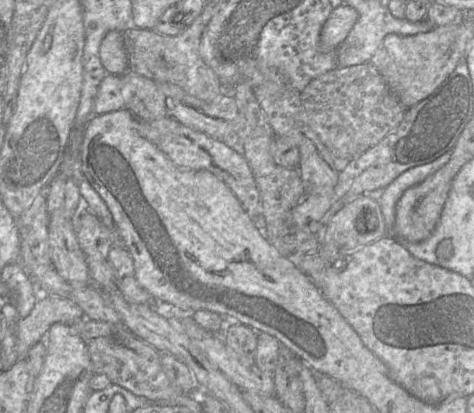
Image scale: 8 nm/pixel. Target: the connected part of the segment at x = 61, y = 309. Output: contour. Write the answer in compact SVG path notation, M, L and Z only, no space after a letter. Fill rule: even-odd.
M40 295L31 313L18 322L17 352L19 359L26 359L32 346L45 341L53 324L71 324L83 318L86 318L83 310L70 299Z

